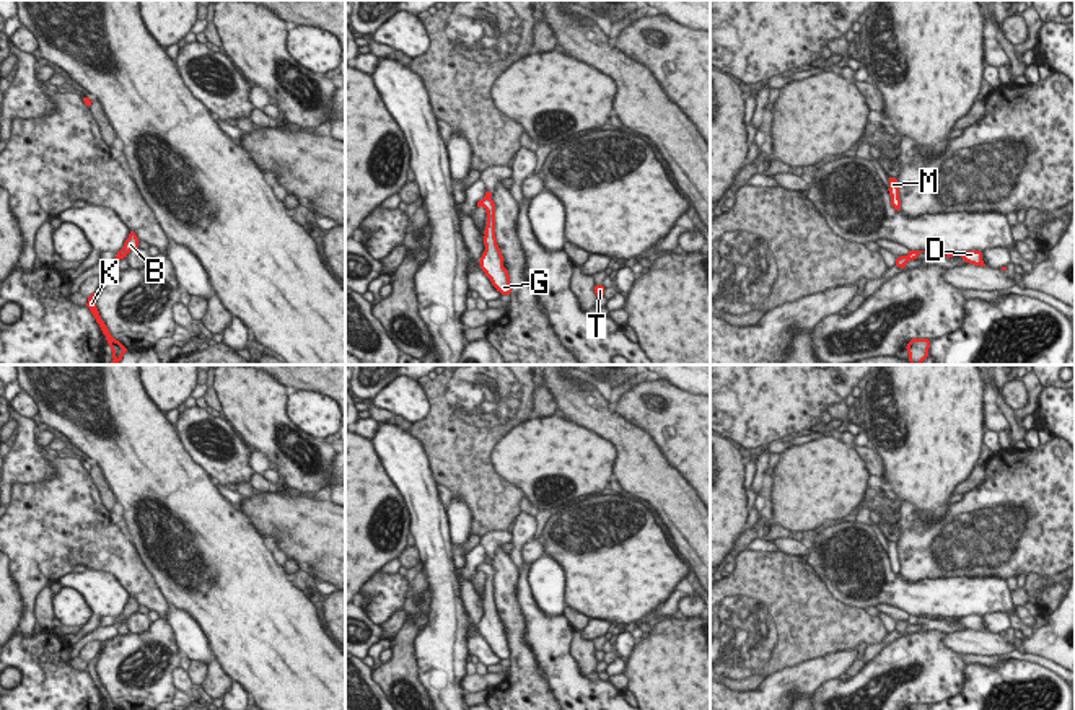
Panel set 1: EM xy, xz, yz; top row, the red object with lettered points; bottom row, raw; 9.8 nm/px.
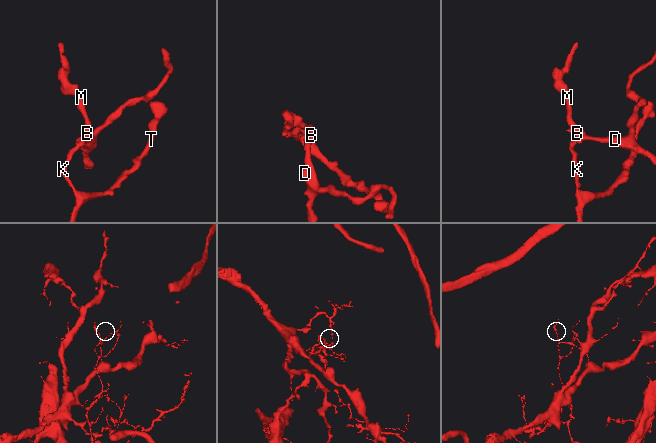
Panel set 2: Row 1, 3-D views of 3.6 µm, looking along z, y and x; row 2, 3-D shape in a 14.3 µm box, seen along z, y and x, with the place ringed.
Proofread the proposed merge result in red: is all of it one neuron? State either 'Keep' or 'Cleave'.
Cleave.

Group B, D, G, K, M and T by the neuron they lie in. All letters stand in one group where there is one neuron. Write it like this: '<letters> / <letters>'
B D G M / K T

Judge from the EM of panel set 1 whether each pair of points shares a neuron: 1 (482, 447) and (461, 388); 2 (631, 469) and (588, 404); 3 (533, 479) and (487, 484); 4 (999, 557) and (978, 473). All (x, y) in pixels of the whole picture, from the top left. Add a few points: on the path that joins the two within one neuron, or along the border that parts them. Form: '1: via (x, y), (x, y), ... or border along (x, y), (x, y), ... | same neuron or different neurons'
1: via (468, 432), (450, 416), (448, 403) | same neuron
2: via (631, 453), (631, 447), (605, 420) | same neuron
3: border along (494, 447), (495, 469), (525, 494) | different neurons
4: border along (984, 466), (981, 481), (963, 494) | different neurons

